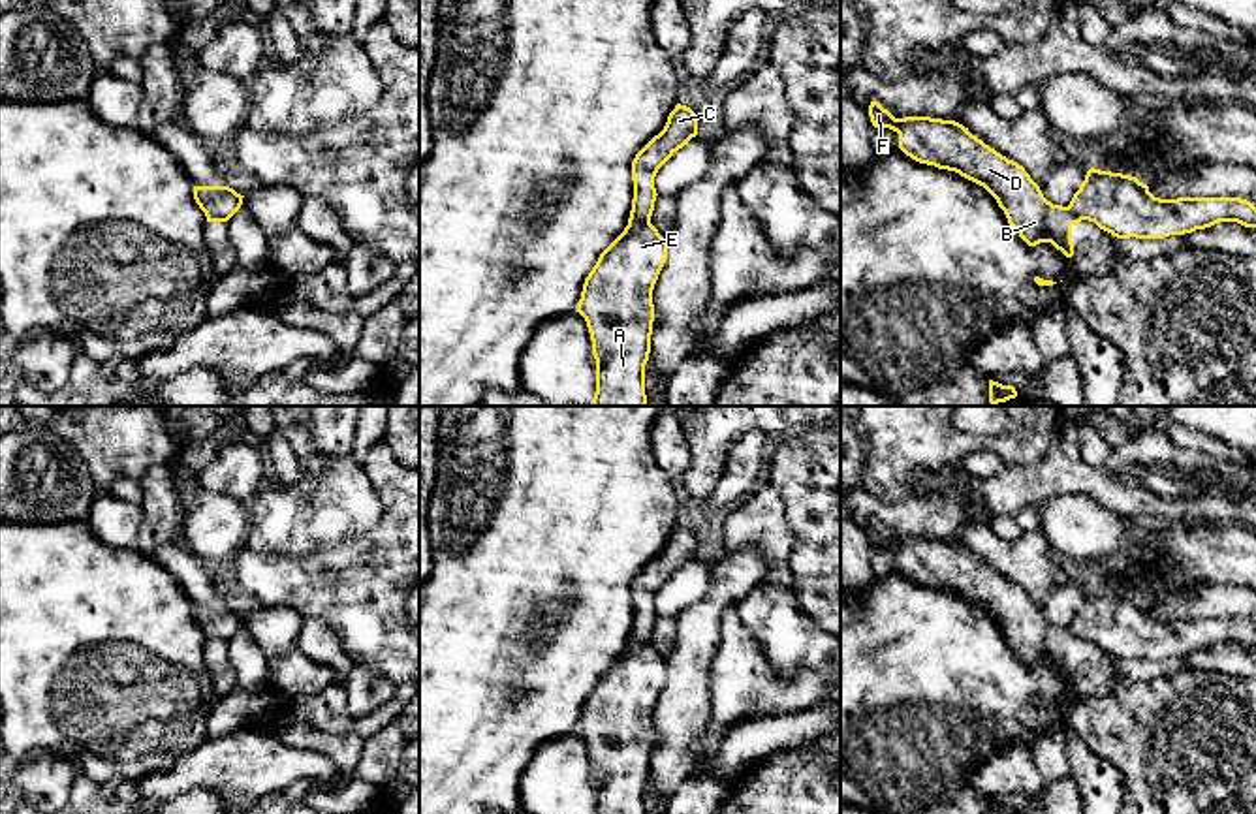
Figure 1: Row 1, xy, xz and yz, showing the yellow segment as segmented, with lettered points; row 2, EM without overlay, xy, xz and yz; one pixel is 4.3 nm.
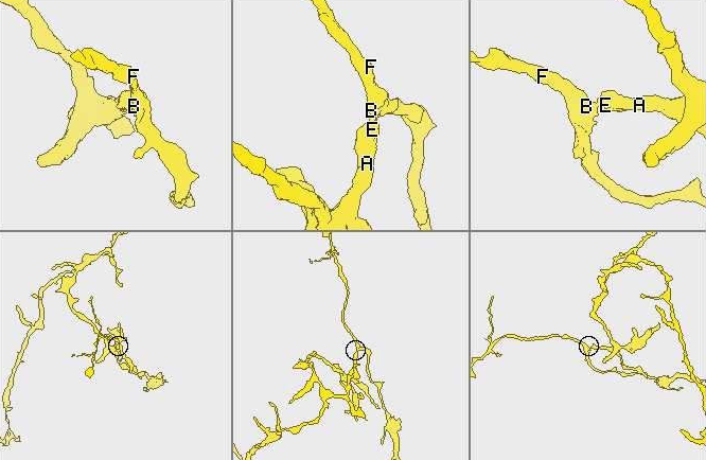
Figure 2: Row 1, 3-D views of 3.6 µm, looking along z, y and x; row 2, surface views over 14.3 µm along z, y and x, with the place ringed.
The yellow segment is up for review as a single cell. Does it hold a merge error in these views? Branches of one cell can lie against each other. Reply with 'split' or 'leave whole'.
split

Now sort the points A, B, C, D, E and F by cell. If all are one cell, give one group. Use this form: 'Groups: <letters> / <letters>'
Groups: A E / B C D F

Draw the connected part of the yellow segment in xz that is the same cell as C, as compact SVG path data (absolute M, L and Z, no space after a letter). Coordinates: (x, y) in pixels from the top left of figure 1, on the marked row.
M677 103L669 113L664 130L654 135L632 162L634 199L628 224L639 226L649 222L654 211L658 169L692 137L698 135L696 113Z

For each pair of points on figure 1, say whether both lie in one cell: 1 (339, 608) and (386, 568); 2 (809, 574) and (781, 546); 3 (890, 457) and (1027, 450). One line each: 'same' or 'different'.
1: same
2: different
3: same

